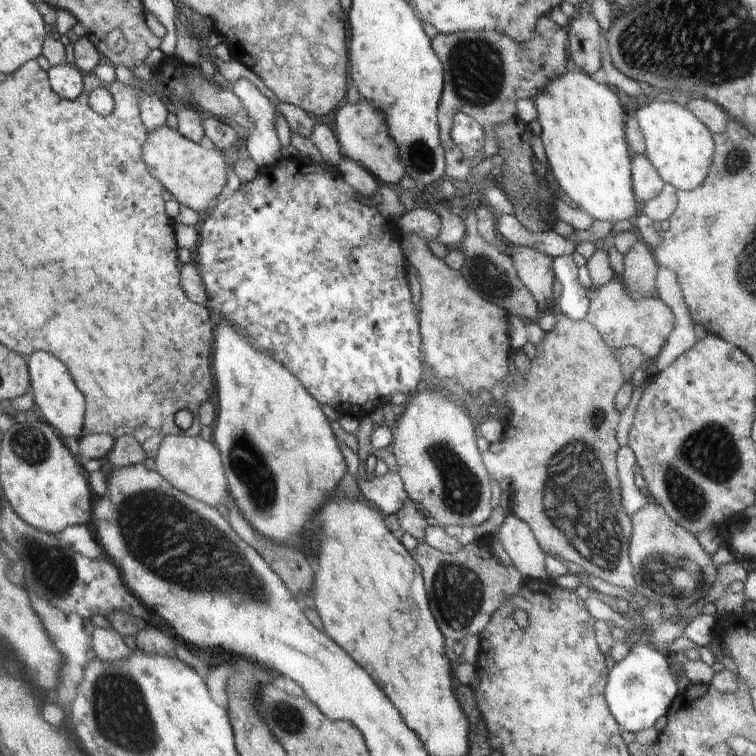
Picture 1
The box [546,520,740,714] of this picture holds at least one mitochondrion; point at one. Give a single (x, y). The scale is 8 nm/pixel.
(666, 567)

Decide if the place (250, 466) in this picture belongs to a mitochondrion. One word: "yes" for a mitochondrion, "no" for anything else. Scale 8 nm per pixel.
yes

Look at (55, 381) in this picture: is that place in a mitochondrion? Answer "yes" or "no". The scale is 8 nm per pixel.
no

